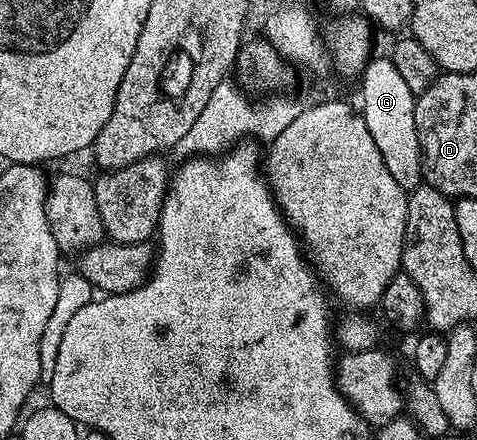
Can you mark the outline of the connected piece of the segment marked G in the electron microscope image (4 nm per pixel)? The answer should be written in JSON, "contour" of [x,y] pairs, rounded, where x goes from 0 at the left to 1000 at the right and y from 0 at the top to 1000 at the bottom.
{"contour":[[[780,132],[767,145],[755,175],[759,189],[759,236],[755,252],[771,286],[771,305],[788,320],[797,341],[797,359],[805,359],[805,377],[813,377],[822,405],[839,414],[839,423],[857,441],[885,416],[885,343],[872,305],[872,250],[868,230],[872,216],[847,186],[845,170],[818,132],[792,136]]]}

